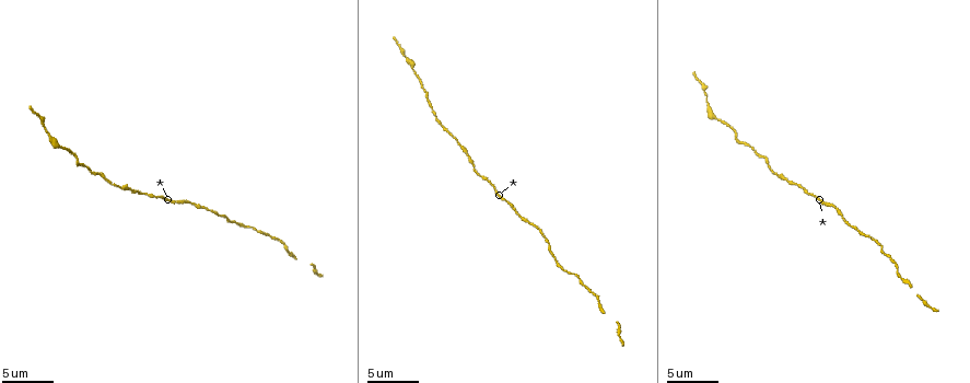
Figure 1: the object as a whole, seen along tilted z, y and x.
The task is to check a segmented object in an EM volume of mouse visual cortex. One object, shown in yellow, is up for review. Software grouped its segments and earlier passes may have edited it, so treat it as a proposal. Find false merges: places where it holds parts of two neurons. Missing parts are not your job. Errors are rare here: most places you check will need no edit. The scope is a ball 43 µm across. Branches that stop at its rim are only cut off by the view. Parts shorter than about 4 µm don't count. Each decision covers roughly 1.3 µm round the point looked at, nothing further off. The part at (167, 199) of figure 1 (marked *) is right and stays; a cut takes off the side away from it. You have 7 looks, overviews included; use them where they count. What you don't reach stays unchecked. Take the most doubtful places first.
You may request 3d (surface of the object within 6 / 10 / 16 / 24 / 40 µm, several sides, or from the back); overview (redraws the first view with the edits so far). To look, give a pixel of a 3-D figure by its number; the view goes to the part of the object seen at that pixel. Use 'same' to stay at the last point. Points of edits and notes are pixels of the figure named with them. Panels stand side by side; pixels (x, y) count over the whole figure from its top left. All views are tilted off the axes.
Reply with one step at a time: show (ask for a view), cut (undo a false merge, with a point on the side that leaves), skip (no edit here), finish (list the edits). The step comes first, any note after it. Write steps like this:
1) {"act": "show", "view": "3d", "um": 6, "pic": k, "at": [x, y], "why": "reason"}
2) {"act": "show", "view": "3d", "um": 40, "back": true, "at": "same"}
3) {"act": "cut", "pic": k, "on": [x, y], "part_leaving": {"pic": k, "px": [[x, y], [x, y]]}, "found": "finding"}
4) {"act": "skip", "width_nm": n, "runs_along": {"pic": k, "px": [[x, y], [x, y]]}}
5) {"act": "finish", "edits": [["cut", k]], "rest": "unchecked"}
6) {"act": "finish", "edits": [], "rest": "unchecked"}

{"act": "show", "view": "3d", "um": 6, "pic": 1, "at": [62, 147], "why": "calibre changes"}

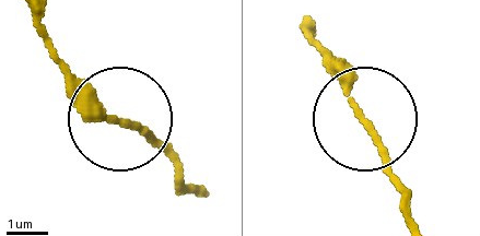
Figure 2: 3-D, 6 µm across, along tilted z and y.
{"act": "skip", "width_nm": 130, "runs_along": {"pic": 2, "px": [[202, 193], [67, 71]]}, "found": "one neuron here"}

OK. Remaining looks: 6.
{"act": "show", "view": "3d", "um": 16, "pic": 1, "at": [434, 112], "why": "narrows sharply"}

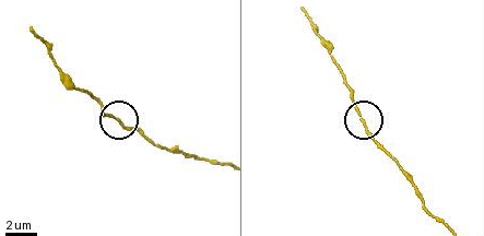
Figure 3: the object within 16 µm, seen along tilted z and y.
{"act": "skip", "found": "continuous, no second neuron"}

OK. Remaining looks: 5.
{"act": "show", "view": "3d", "um": 16, "pic": 1, "at": [464, 149], "why": "sudden change in width"}

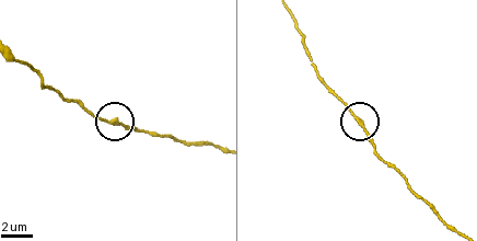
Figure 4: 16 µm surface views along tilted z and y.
{"act": "show", "view": "3d", "um": 6, "pic": 4, "at": [115, 120]}

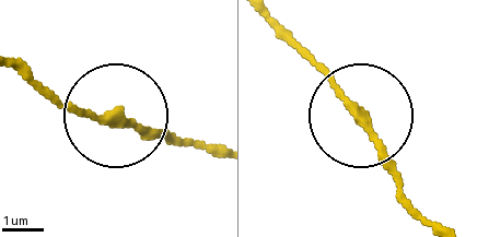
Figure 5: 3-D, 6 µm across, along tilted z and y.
{"act": "skip", "width_nm": 210, "runs_along": {"pic": 5, "px": [[217, 153], [84, 114], [19, 64]]}, "found": "continuous, no second neuron"}

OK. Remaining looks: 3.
{"act": "show", "view": "3d", "um": 16, "pic": 1, "at": [254, 230], "why": "narrows sharply"}

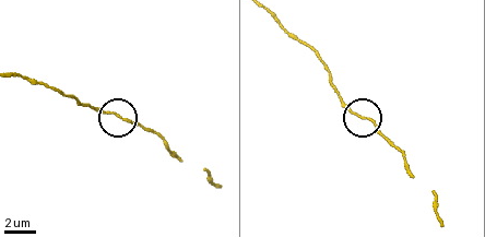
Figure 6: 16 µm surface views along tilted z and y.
{"act": "skip", "width_nm": 120, "runs_along": {"pic": 6, "px": [[13, 73], [47, 84], [151, 132]]}, "found": "all the same neuron"}

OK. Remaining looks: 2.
{"act": "finish", "edits": [], "rest": "unchecked"}

